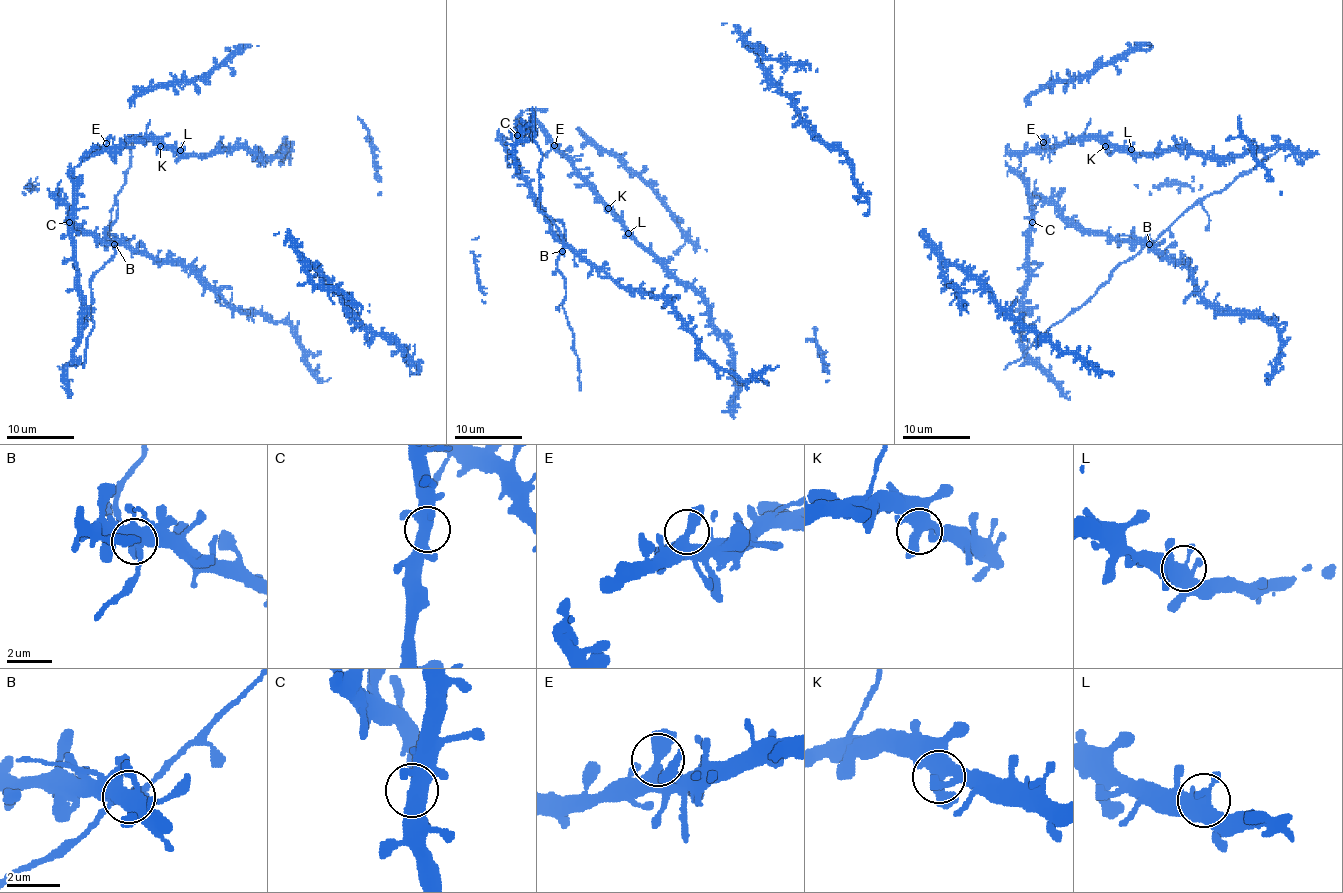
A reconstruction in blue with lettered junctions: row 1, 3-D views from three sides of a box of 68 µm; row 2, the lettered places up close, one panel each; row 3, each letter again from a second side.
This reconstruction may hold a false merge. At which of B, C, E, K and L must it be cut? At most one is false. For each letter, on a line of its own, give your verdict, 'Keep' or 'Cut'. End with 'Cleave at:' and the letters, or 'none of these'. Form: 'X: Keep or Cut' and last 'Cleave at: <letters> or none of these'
B: Keep
C: Keep
E: Keep
K: Keep
L: Keep
Cleave at: none of these

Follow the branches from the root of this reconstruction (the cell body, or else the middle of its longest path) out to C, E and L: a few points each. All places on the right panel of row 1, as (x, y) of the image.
C: (1122, 262), (1088, 300), (1049, 327), (1021, 364), (1027, 361), (1022, 286), (1032, 222)
E: (1122, 262), (1088, 300), (1049, 327), (1021, 364), (1027, 361), (1022, 286), (1031, 200), (1007, 162), (1043, 142)
L: (1122, 262), (1021, 364), (1031, 200), (1010, 156), (1092, 139), (1131, 149)

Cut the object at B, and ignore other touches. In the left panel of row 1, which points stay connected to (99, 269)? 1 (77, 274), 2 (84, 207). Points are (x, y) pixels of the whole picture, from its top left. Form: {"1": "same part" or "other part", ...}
{"1": "other part", "2": "other part"}

